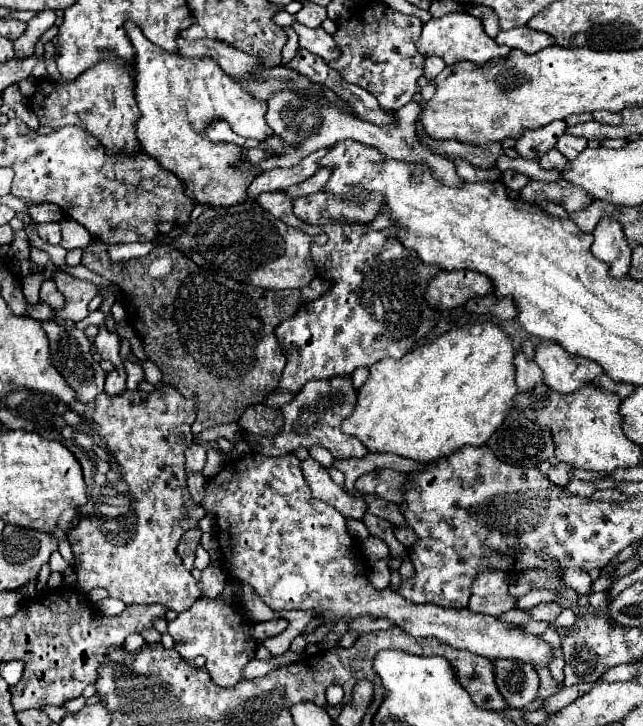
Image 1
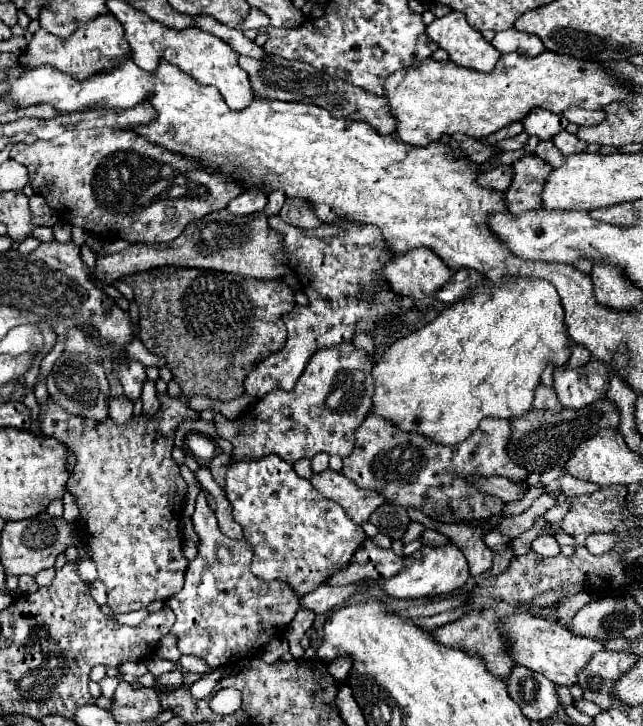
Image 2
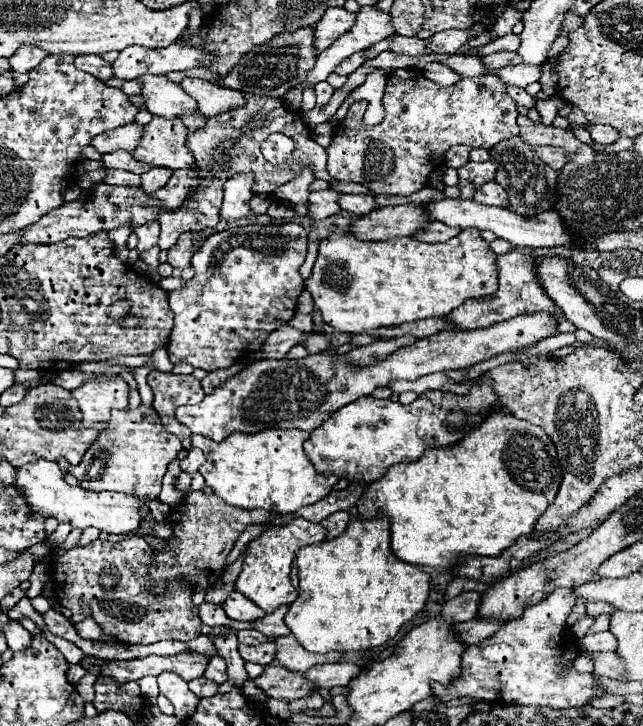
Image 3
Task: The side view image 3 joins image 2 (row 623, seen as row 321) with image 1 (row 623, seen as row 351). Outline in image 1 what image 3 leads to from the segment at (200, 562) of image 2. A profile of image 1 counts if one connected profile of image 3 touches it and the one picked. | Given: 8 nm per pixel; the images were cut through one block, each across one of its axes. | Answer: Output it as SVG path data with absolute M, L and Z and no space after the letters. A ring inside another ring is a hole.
M202 596L192 604L190 610L178 614L176 620L168 622L168 634L174 638L174 648L184 660L194 660L196 656L206 658L206 670L218 686L234 686L240 680L240 672L246 662L254 658L256 642L250 640L250 632L254 628L254 618L234 602L224 598L208 598Z

